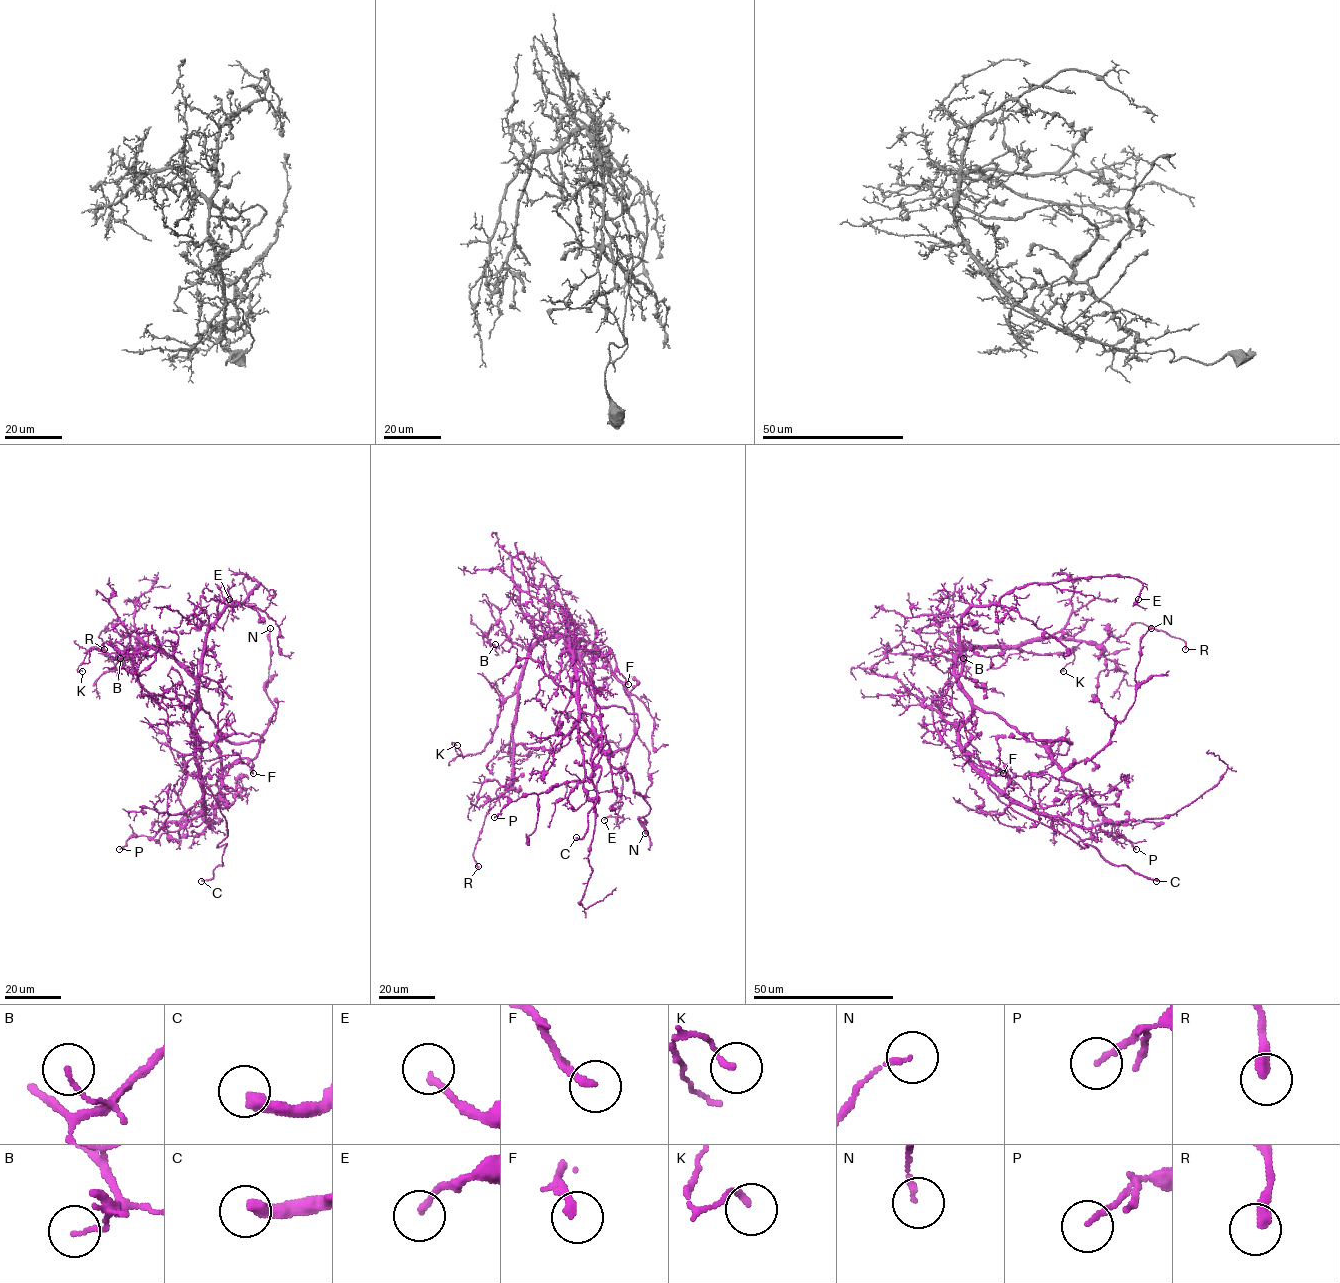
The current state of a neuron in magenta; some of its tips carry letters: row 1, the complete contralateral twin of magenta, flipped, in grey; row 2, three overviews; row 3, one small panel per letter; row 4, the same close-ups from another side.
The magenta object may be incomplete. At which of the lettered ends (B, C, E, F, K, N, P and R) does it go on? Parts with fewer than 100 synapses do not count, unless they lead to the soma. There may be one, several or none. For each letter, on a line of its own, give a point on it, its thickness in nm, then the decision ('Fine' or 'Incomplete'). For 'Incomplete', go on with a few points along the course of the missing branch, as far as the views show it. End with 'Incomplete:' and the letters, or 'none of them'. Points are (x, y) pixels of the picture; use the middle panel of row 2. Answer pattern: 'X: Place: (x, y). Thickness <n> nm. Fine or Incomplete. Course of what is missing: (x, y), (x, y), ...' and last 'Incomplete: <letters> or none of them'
B: Place: (495, 644). Thickness 110 nm. Fine
C: Place: (576, 837). Thickness 380 nm. Incomplete. Course of what is missing: (576, 837), (572, 842), (571, 859), (575, 887)
E: Place: (604, 820). Thickness 180 nm. Fine
F: Place: (628, 684). Thickness 240 nm. Fine
K: Place: (457, 745). Thickness 160 nm. Fine
N: Place: (645, 833). Thickness 140 nm. Fine
P: Place: (494, 817). Thickness 160 nm. Fine
R: Place: (478, 866). Thickness 320 nm. Fine
Incomplete: C

